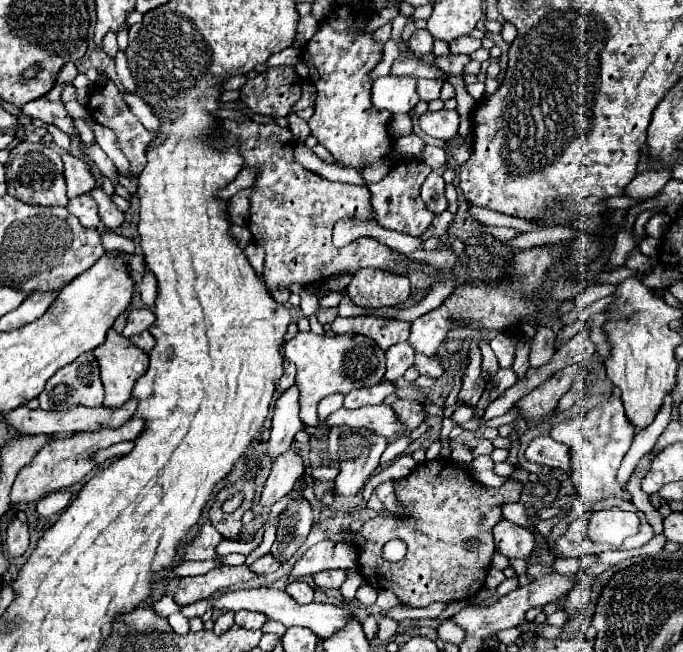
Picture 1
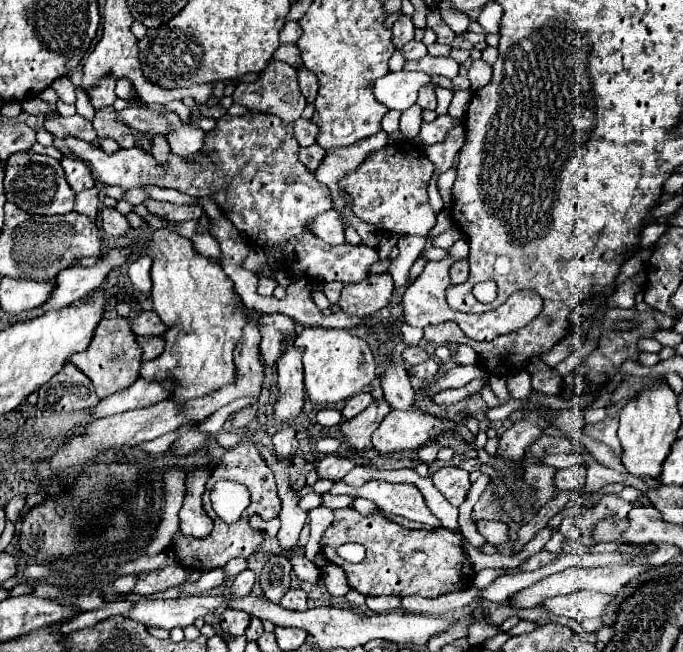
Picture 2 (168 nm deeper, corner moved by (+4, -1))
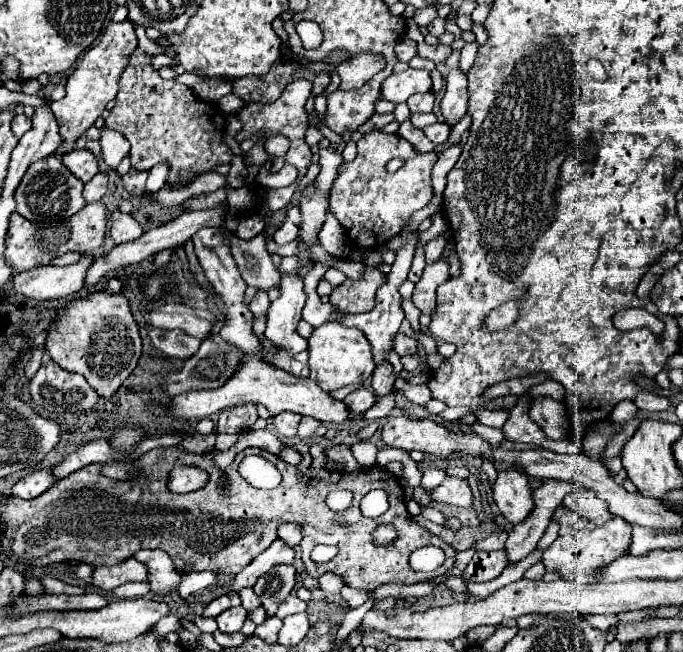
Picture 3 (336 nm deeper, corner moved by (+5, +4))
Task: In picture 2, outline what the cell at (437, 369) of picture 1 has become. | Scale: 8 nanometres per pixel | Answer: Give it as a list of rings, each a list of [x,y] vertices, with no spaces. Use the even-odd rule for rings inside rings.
[[[407,346],[407,348],[403,350],[401,358],[403,358],[403,362],[407,362],[409,366],[415,366],[415,364],[419,364],[419,362],[425,362],[429,356],[427,356],[427,352],[421,350],[419,346]]]

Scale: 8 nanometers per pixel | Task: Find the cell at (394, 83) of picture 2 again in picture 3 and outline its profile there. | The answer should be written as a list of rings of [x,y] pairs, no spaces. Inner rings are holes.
[[[406,69],[402,73],[392,73],[382,83],[382,97],[392,103],[406,103],[406,99],[414,93],[430,91],[432,81],[430,73],[424,69]]]

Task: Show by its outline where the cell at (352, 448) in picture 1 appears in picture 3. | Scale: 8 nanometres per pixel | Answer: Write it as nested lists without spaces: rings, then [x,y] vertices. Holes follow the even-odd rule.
[[[382,363],[374,369],[374,375],[372,375],[372,389],[376,393],[378,399],[390,395],[394,391],[394,371],[392,371],[392,365],[390,363]]]

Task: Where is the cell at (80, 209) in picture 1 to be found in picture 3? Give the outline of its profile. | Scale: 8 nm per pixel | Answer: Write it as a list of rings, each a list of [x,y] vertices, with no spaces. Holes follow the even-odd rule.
[[[104,173],[94,175],[94,177],[84,185],[84,199],[86,199],[86,203],[96,203],[96,201],[100,201],[100,199],[104,197],[104,193],[106,193],[106,183],[108,183],[108,179],[106,179]]]

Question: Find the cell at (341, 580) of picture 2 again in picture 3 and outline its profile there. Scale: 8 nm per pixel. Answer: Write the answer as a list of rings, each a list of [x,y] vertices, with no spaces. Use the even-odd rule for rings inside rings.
[[[334,573],[320,575],[318,583],[320,583],[320,589],[326,591],[326,593],[340,593],[340,589],[346,585],[344,579],[340,575],[334,575]]]

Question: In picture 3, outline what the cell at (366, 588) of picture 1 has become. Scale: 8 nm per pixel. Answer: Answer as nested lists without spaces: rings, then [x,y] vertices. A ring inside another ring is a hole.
[[[344,587],[340,595],[348,607],[360,607],[366,601],[366,593],[360,589],[352,589],[352,587]]]

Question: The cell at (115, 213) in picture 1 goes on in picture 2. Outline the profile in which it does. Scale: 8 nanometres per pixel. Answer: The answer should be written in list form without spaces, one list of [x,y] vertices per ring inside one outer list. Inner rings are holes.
[[[103,208],[101,210],[101,228],[109,236],[127,236],[131,230],[127,218],[121,212],[117,212],[115,208]]]

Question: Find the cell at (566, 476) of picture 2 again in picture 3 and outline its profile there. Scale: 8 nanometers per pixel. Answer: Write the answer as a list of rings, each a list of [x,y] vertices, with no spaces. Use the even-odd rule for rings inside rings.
[[[576,487],[576,493],[568,493],[568,497],[564,497],[564,505],[596,525],[602,525],[604,521],[608,521],[608,517],[612,517],[606,503],[598,499],[594,491],[584,487]]]

